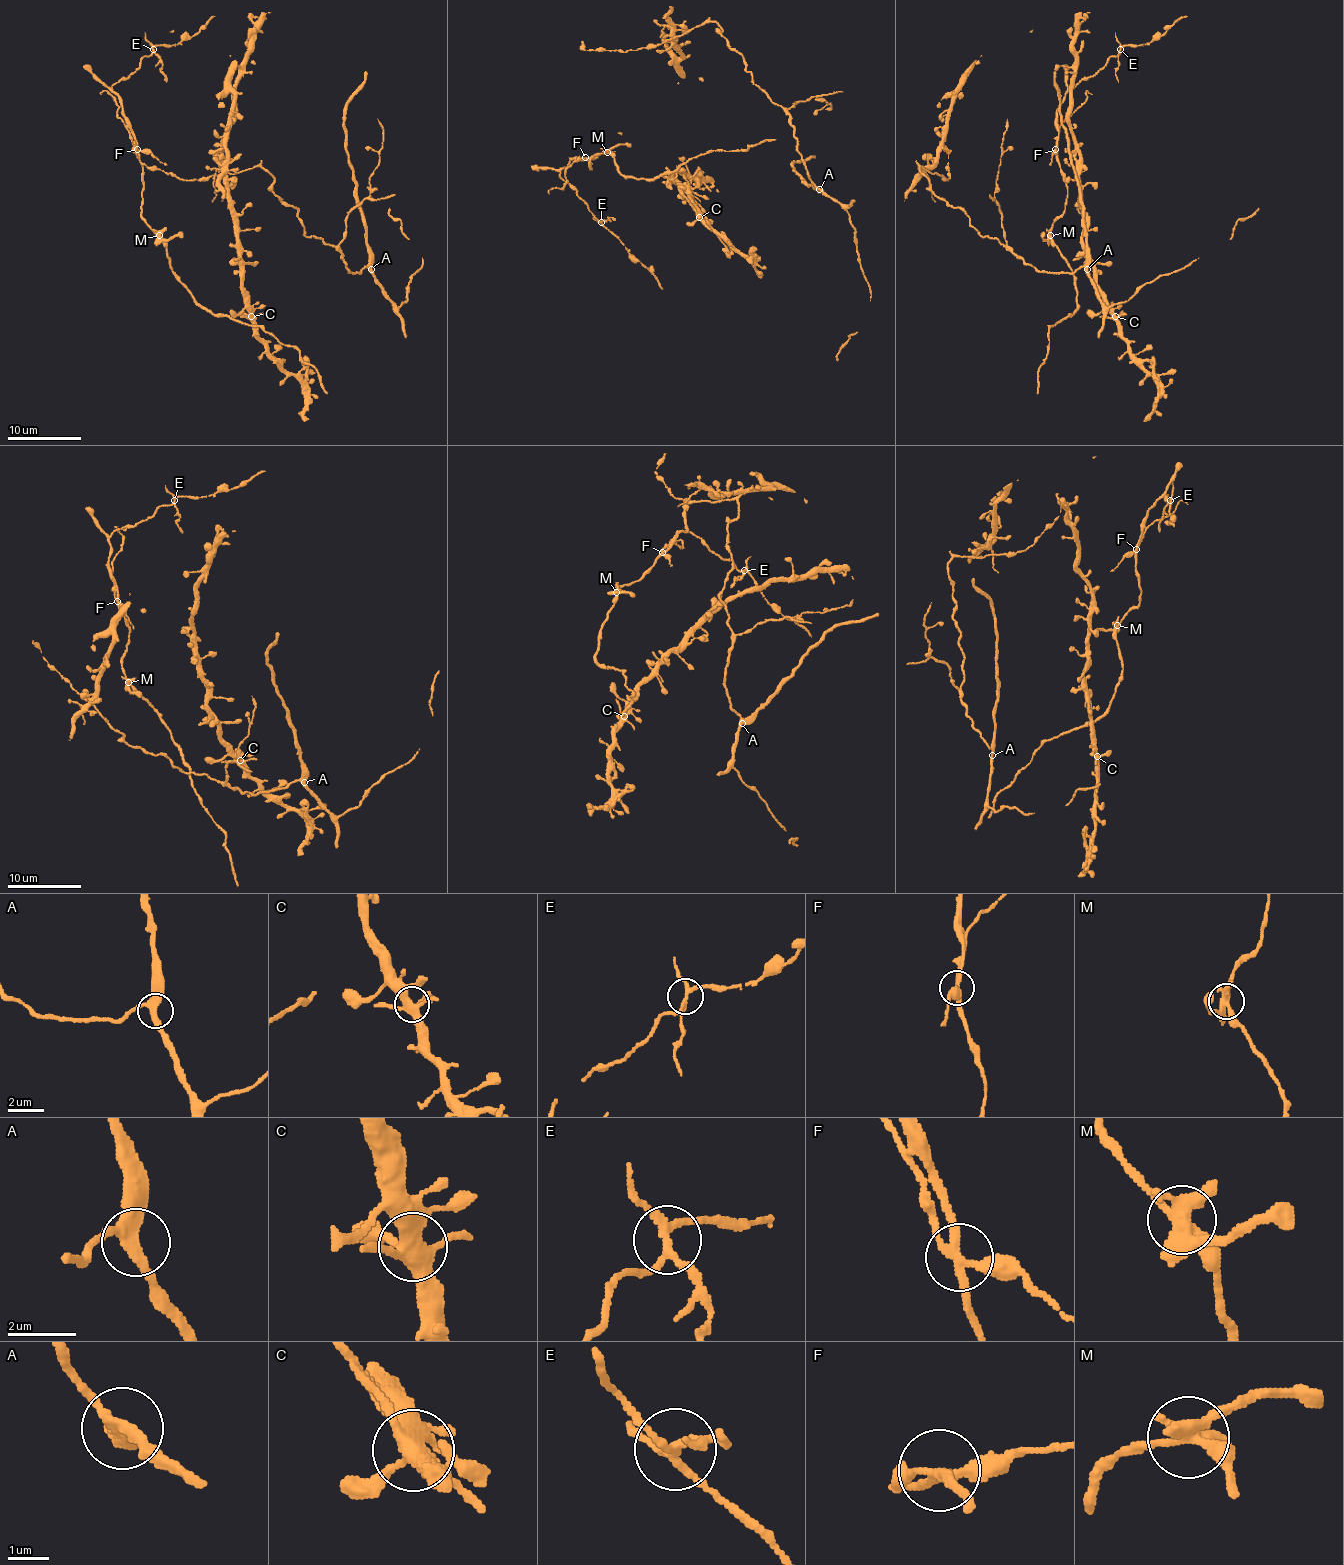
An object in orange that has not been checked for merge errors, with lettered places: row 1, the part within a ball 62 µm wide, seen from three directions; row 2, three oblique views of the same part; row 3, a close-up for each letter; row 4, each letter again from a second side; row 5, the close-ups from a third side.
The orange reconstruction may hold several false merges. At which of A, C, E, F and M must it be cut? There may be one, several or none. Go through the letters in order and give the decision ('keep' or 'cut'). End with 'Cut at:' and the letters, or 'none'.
A: keep
C: keep
E: cut
F: cut
M: cut
Cut at: E, F, M

